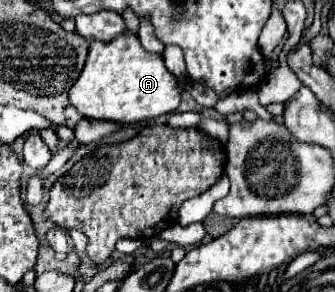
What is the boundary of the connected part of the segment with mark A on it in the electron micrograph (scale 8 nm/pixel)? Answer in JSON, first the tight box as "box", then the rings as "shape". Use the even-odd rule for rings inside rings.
{"box":[68,34,180,124],"shape":[[[120,34],[112,42],[90,42],[84,70],[70,88],[68,98],[70,106],[84,118],[134,124],[176,112],[180,90],[176,78],[166,70],[162,56],[146,52],[136,36]]]}

